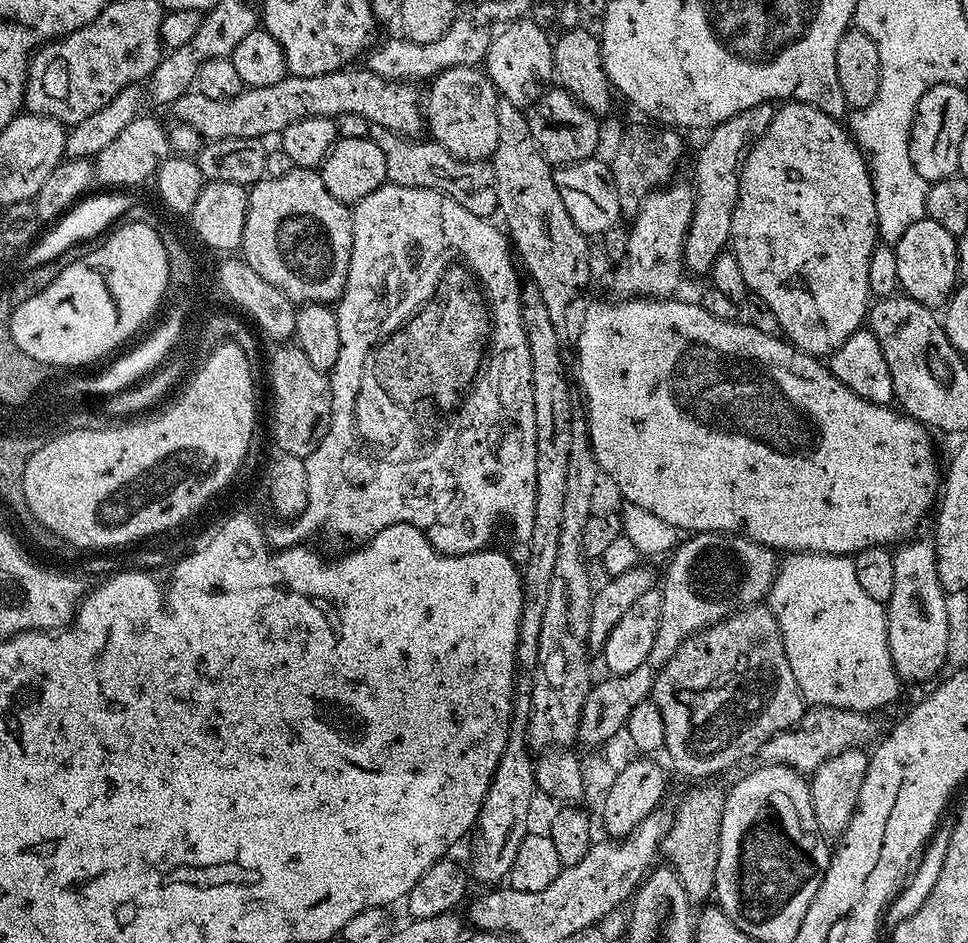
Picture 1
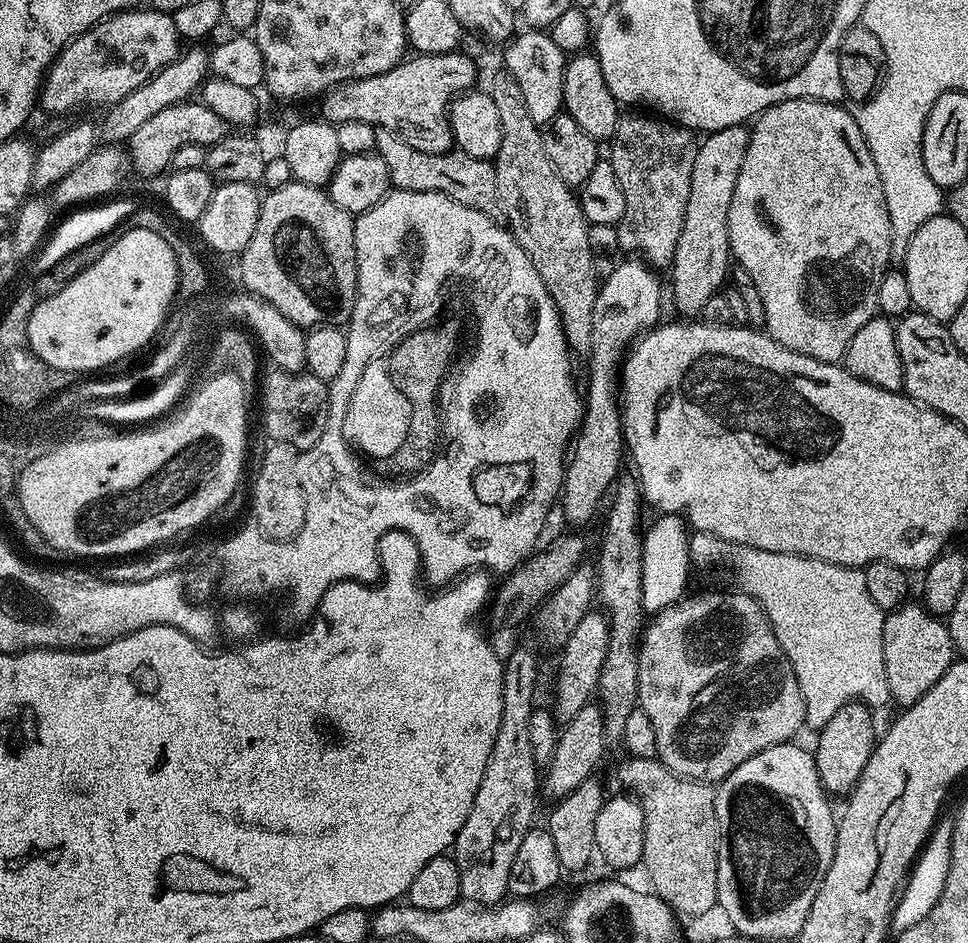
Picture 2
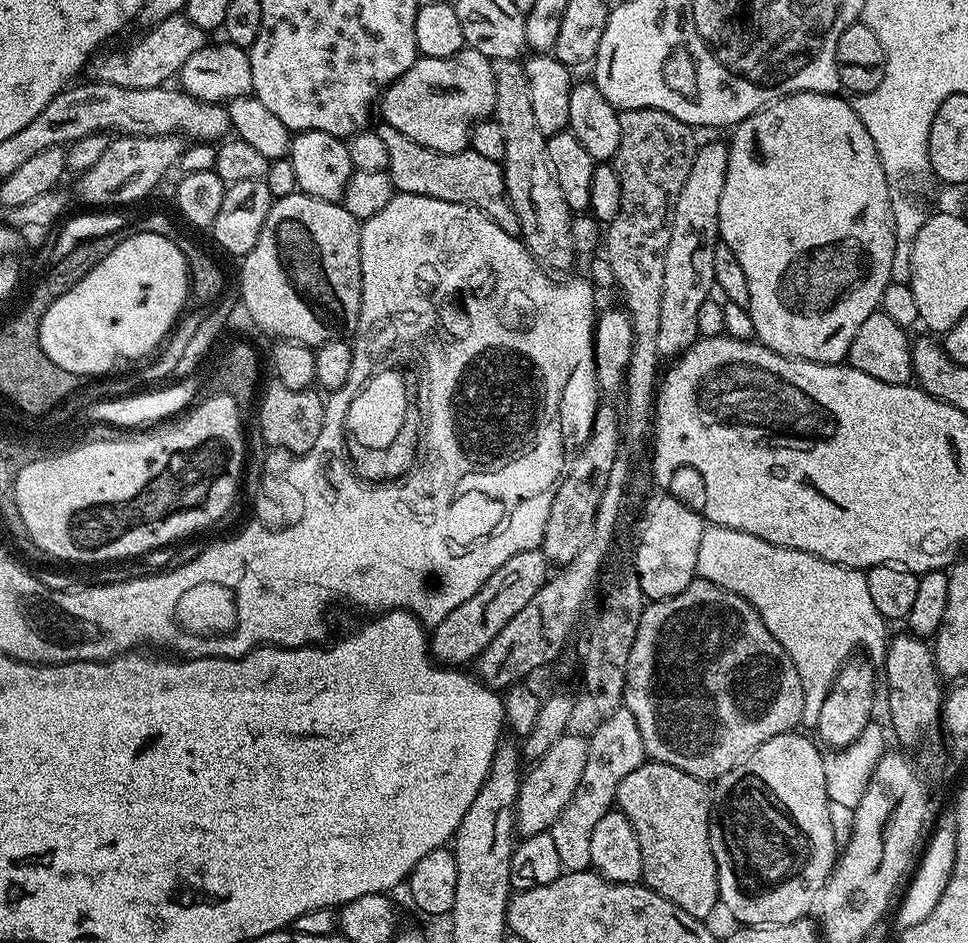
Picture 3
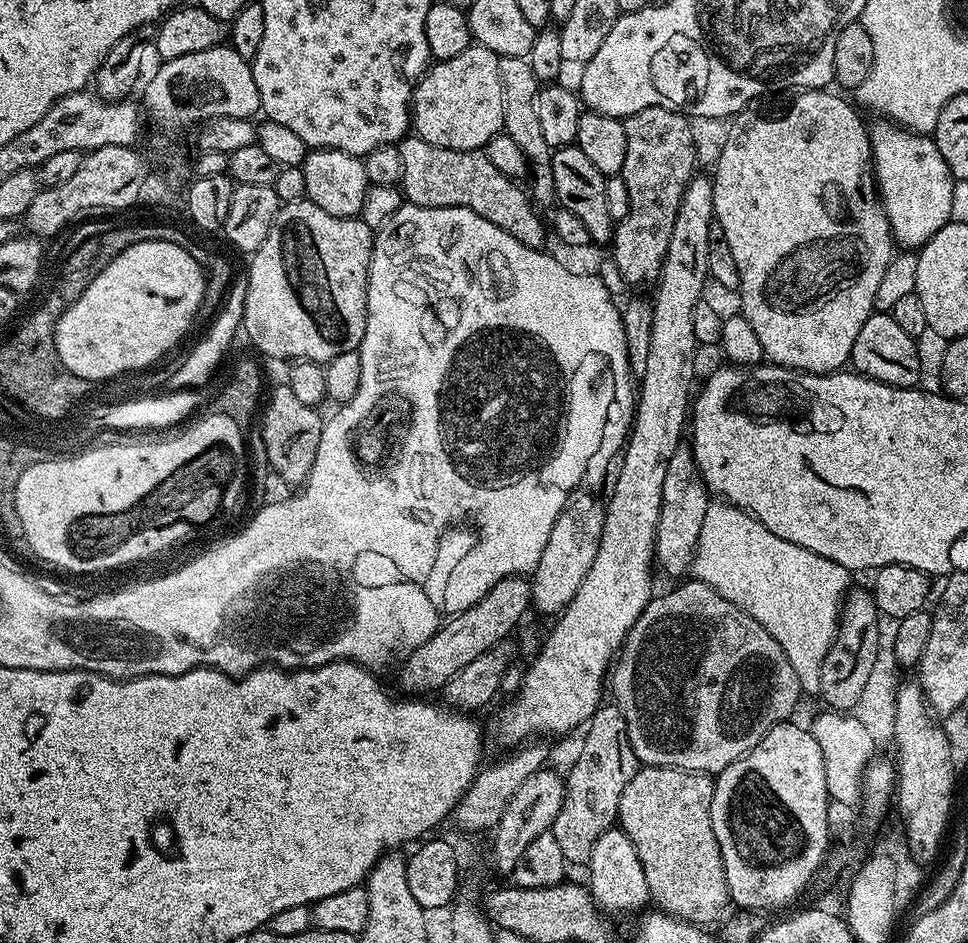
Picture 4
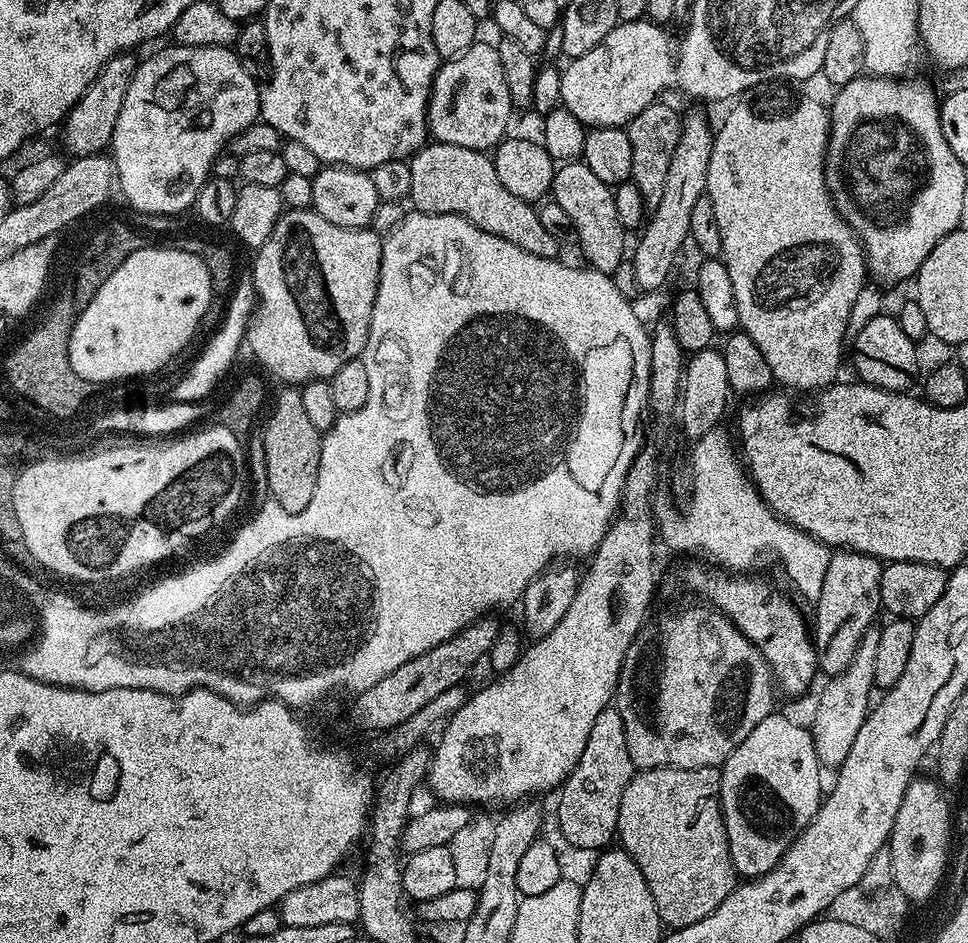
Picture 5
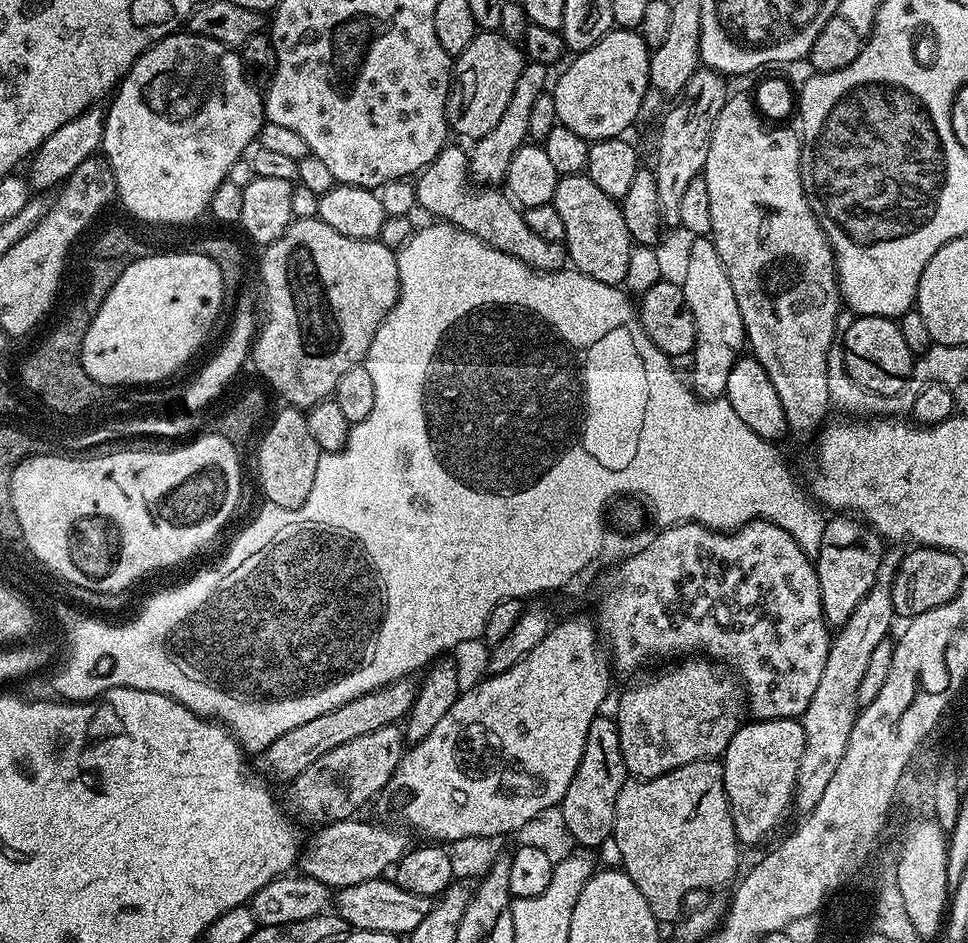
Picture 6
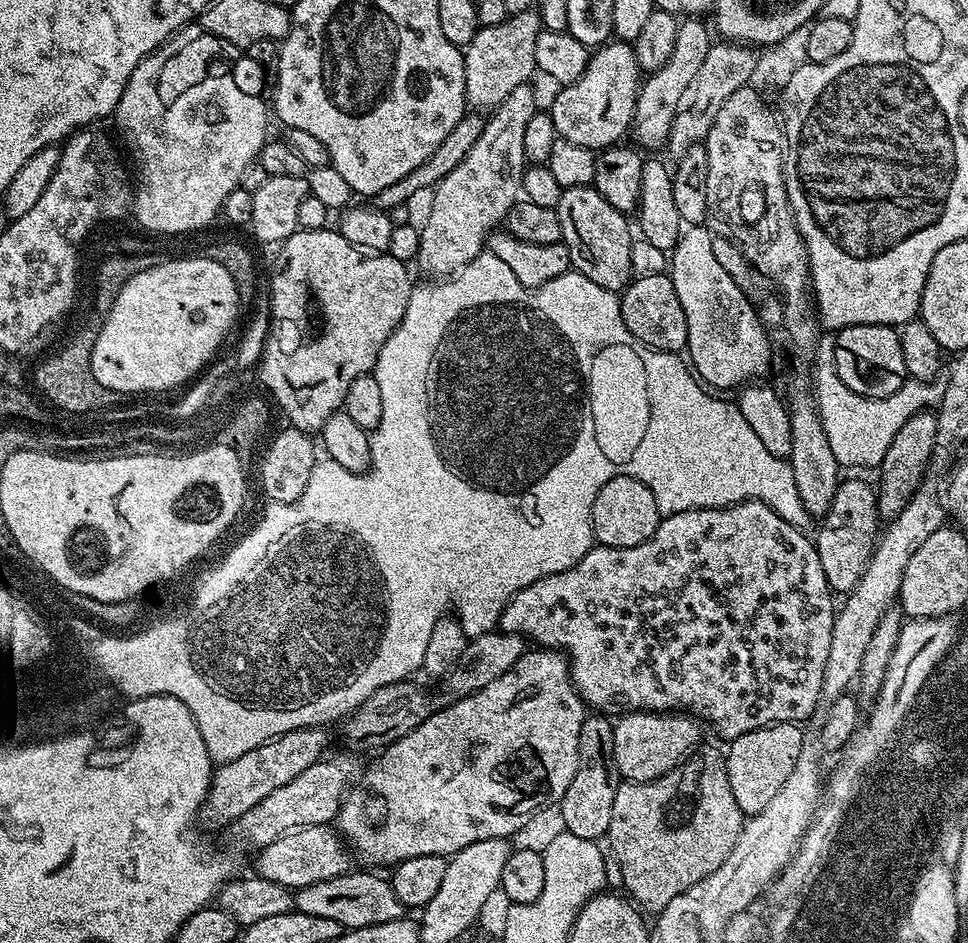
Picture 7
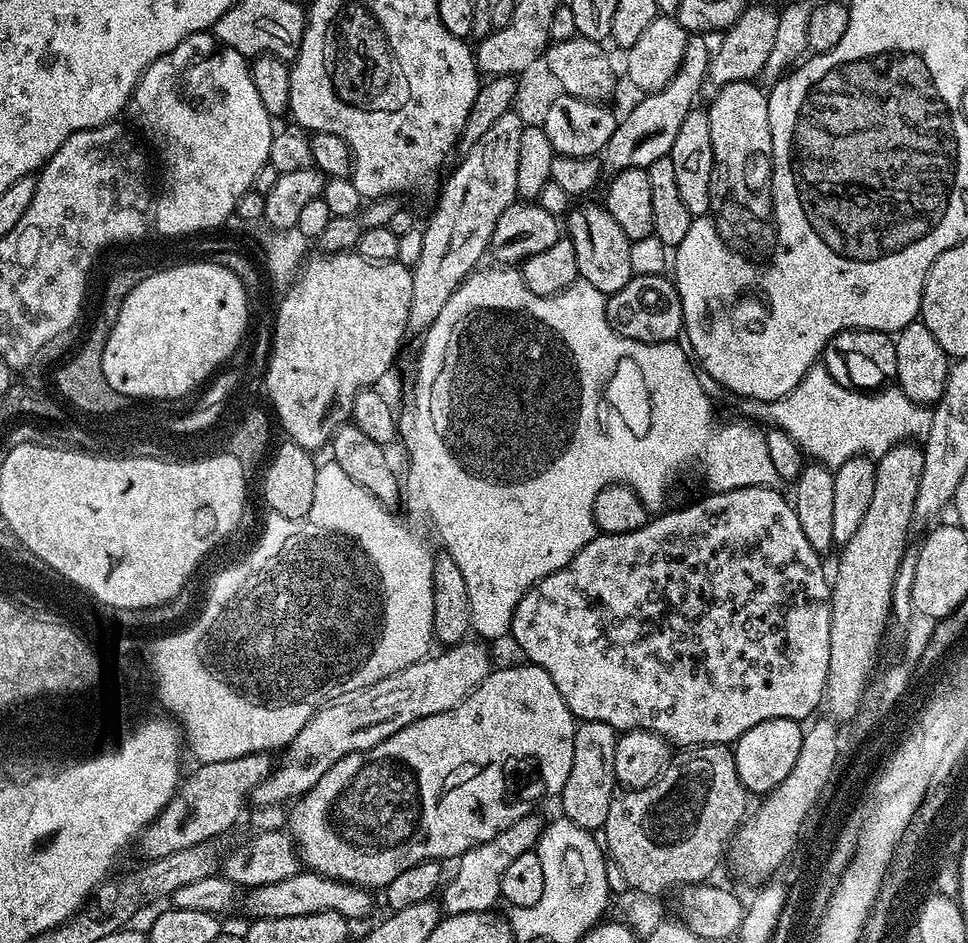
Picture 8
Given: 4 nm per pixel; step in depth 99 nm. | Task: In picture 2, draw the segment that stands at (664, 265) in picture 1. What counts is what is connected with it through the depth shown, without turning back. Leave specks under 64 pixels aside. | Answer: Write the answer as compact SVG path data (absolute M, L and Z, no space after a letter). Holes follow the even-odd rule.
M624 258L621 259L616 265L614 274L610 274L610 278L606 278L596 289L596 297L594 298L594 326L592 327L592 351L588 353L586 357L586 363L588 363L588 392L586 388L586 401L583 403L582 421L578 429L578 435L575 437L574 443L570 448L570 459L567 461L564 470L564 483L562 485L562 491L558 496L558 504L564 507L564 516L572 524L588 524L592 520L592 515L596 512L596 507L600 504L600 499L604 495L609 495L610 489L615 485L617 476L622 471L622 465L620 463L624 460L624 451L626 451L626 445L624 443L624 418L622 415L622 405L620 402L620 386L622 383L622 365L626 359L626 353L630 345L641 334L648 331L650 328L656 327L661 323L662 316L660 316L660 280L656 276L657 273L653 271L649 265L645 264L643 260L639 258Z

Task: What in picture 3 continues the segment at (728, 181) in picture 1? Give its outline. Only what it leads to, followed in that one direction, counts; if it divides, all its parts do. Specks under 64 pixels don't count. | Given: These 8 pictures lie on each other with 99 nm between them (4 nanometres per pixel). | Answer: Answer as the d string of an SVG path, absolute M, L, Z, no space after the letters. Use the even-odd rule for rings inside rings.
M712 140L709 144L701 143L694 154L694 166L690 166L690 178L686 178L686 186L682 186L682 194L678 194L678 206L674 206L674 226L670 230L670 246L666 246L666 274L662 278L662 314L658 322L658 350L661 357L675 358L696 343L700 336L698 330L698 309L702 302L706 302L713 295L716 288L714 278L714 250L720 240L720 227L718 226L718 202L722 202L722 189L726 186L726 166L728 165L728 144L725 141Z

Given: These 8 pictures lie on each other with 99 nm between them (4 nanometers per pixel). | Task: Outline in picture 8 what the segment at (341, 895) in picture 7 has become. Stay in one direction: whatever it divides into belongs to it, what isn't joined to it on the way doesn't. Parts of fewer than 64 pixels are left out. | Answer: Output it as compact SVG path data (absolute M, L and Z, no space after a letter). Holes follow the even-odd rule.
M301 870L290 878L282 878L282 882L270 882L270 886L258 886L251 889L243 897L242 908L249 912L249 917L262 918L298 918L300 914L322 914L337 912L349 922L356 922L372 912L373 893L366 888L353 884L343 884L340 880L332 880L328 876L319 876L311 870Z

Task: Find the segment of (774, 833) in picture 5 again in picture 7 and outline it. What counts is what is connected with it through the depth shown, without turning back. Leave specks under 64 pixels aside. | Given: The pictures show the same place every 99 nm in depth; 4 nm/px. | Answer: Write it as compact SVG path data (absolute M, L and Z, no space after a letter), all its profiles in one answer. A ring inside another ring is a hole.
M799 723L768 724L765 728L750 730L727 745L726 759L730 790L734 790L734 802L744 811L745 817L758 814L772 801L774 794L786 783L786 778L798 762L798 754L806 739Z

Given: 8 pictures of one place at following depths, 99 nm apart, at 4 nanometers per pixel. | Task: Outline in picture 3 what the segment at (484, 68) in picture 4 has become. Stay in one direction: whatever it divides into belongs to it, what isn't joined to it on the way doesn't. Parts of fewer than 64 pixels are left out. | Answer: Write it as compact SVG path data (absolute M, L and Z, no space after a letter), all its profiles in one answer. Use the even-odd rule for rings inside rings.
M465 47L458 54L454 54L450 58L430 58L429 56L420 56L414 66L410 66L410 70L406 70L406 74L402 74L393 82L389 88L385 88L383 96L378 101L378 112L382 117L383 123L389 124L394 130L398 130L398 134L406 134L406 138L410 138L414 142L418 142L418 146L426 146L435 152L442 154L454 154L455 152L463 152L469 147L472 128L476 125L477 120L489 119L496 111L496 95L494 94L494 70L492 69L492 61L487 56L478 54L478 50Z

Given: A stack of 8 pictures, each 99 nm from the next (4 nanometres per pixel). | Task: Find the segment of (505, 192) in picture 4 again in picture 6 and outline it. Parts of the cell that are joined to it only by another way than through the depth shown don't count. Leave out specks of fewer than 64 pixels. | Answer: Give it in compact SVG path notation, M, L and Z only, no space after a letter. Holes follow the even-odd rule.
M445 146L415 177L417 205L421 209L424 207L432 215L429 217L446 224L453 224L455 228L474 234L474 238L486 242L486 246L494 246L494 250L502 250L502 254L510 254L510 258L518 258L518 262L530 266L536 272L561 271L569 263L568 249L564 247L563 243L546 242L546 238L534 234L534 230L530 230L530 226L526 226L523 211L499 187L477 186L475 183L469 182L468 152L465 149L452 147Z

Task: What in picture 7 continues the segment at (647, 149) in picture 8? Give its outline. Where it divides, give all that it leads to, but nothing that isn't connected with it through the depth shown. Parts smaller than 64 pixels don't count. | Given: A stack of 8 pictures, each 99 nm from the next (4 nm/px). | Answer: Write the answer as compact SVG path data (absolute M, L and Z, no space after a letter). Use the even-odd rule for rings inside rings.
M684 18L680 20L680 25L678 26L678 35L676 38L676 41L674 41L674 49L673 49L673 53L670 54L670 59L668 62L666 62L666 64L662 67L659 68L658 71L651 73L642 83L641 83L641 88L640 90L637 92L637 98L636 98L636 106L635 106L635 118L633 120L633 127L632 127L632 136L634 138L636 138L637 142L635 141L635 143L639 146L639 147L646 147L646 148L654 148L658 145L660 145L660 147L667 141L667 138L669 136L669 132L670 132L670 126L673 125L673 118L674 118L674 114L677 113L677 108L678 108L678 103L679 103L679 99L682 98L683 95L683 91L685 91L687 89L688 86L690 86L691 83L691 79L693 79L695 77L696 74L698 74L699 71L699 67L702 66L703 63L703 59L706 58L707 54L709 53L709 50L712 49L713 43L714 43L714 36L713 33L710 31L709 28L709 32L708 33L708 28L706 25L704 25L705 21L703 19L700 18Z

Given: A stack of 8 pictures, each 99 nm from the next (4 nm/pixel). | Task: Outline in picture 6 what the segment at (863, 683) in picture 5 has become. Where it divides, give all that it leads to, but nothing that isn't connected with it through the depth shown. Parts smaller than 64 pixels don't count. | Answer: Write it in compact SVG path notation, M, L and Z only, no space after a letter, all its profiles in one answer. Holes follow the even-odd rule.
M892 546L885 551L870 594L866 594L866 598L858 602L858 607L854 614L850 614L847 622L839 625L837 632L840 633L831 637L822 678L814 689L814 698L810 698L810 706L806 706L804 711L804 749L794 793L794 808L800 814L814 810L818 798L822 798L826 785L830 783L830 778L834 778L834 770L838 770L838 762L842 762L842 754L846 754L846 742L850 742L850 730L858 715L858 685L866 675L870 654L878 647L878 642L889 639L888 631L891 630L892 620L896 616L892 601L892 583L902 555L901 549L896 548L899 547Z

